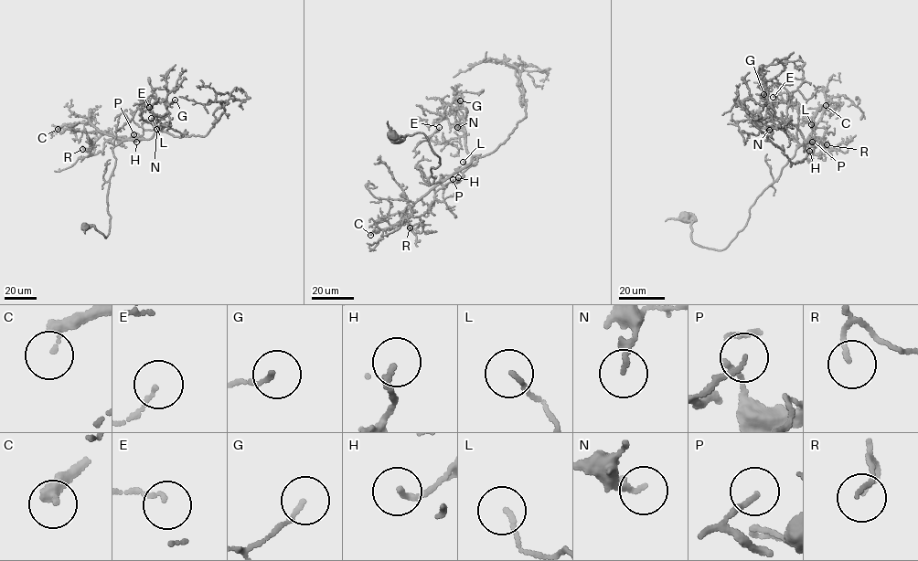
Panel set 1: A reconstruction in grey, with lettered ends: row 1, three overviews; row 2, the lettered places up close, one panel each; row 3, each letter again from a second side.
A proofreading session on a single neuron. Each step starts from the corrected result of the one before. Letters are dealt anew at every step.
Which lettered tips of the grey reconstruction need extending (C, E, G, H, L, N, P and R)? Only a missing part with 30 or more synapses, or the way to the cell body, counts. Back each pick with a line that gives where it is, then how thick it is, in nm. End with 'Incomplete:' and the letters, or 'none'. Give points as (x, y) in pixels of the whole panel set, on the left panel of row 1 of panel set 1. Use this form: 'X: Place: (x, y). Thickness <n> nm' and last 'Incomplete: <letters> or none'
C: Place: (58, 129). Thickness 180 nm
Incomplete: C

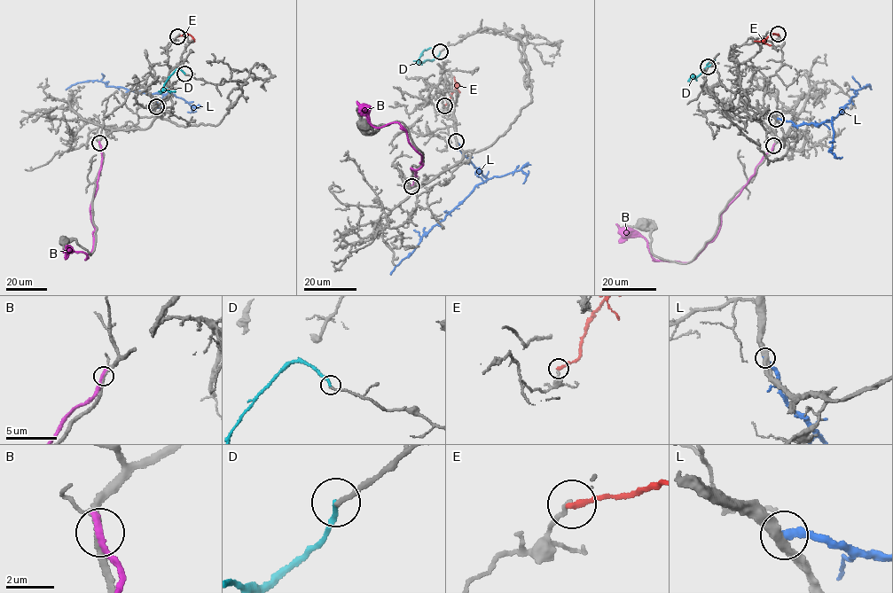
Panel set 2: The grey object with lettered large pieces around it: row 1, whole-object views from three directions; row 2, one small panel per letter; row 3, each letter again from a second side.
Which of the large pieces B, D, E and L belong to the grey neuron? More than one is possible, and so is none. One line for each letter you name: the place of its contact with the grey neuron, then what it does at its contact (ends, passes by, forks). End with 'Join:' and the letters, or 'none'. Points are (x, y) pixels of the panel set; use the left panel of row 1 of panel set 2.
Join: none

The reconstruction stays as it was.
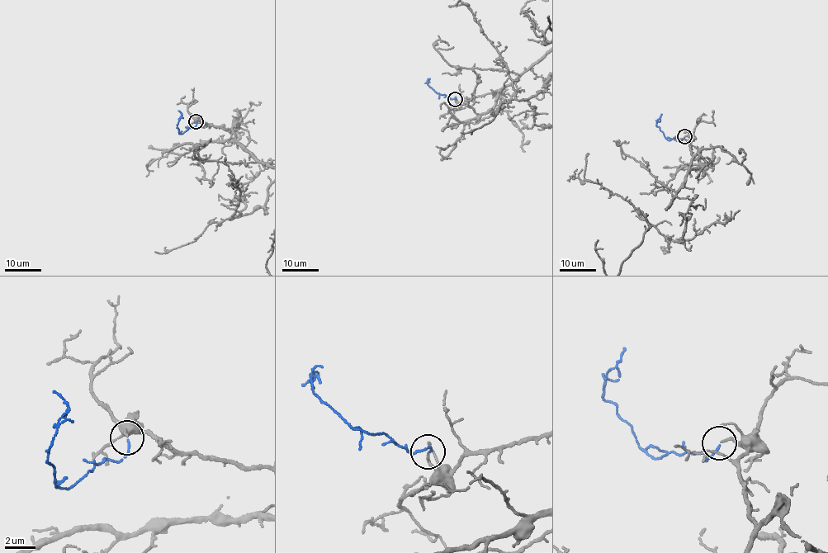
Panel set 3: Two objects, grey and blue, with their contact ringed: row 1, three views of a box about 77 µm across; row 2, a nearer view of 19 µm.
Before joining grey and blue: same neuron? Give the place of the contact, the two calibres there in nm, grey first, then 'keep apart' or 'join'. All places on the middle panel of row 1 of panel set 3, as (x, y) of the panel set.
at (455, 99); 140 nm thick on the grey side, 130 nm on the other; join

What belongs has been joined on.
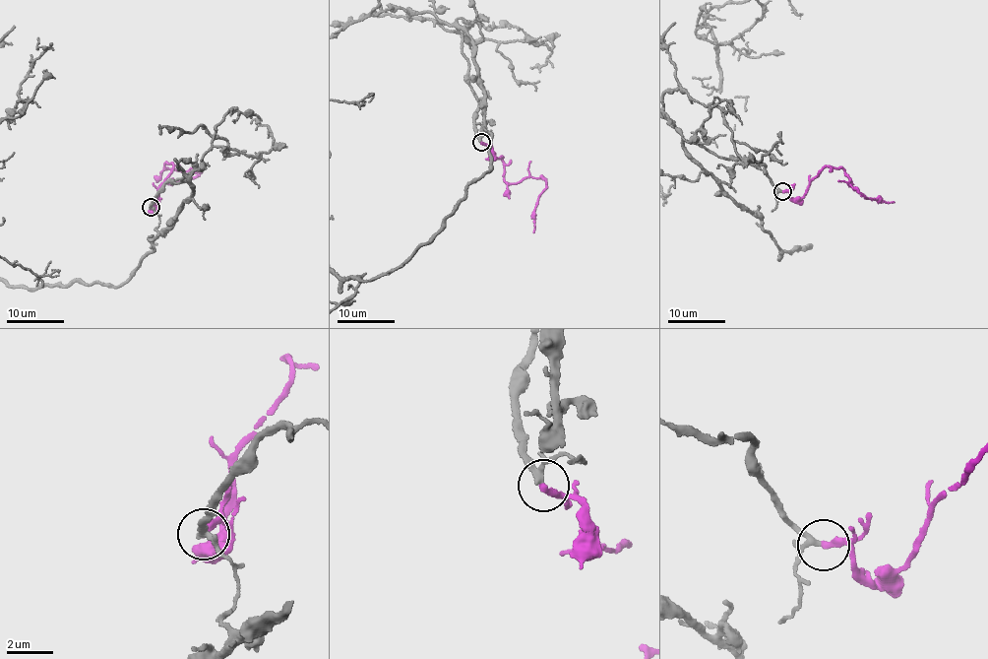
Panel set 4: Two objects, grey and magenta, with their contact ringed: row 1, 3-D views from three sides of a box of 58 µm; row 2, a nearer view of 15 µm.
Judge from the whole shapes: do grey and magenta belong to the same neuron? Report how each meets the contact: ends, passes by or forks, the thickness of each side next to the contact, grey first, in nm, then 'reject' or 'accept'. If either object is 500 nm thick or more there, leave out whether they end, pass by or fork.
grey forks there; magenta ends there; 170 nm thick on the grey side, 320 nm on the other; accept

